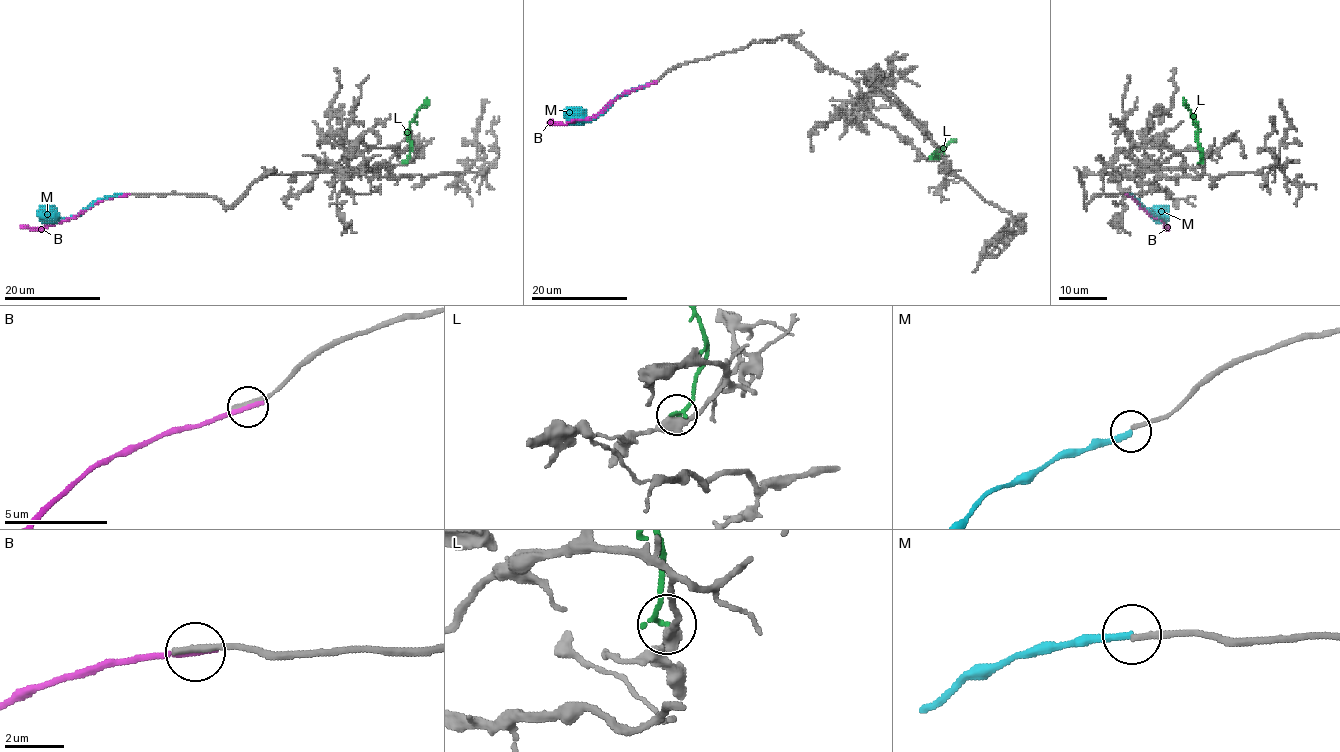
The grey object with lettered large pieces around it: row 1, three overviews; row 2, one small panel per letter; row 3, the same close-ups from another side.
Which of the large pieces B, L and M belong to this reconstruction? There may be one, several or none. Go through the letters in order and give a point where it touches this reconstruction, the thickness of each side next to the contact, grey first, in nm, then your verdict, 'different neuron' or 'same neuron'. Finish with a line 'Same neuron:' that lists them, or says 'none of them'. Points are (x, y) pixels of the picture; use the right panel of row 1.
B: contact (1126, 195); calibres 260 and 260 nm; different neuron
L: contact (1202, 161); calibres 440 and 190 nm; different neuron
M: contact (1128, 194); calibres 200 and 280 nm; different neuron
Same neuron: none of them

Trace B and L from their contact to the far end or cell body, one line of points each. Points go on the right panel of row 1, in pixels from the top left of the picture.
B: (1127, 194), (1165, 226)
L: (1202, 162), (1197, 127), (1183, 98)

